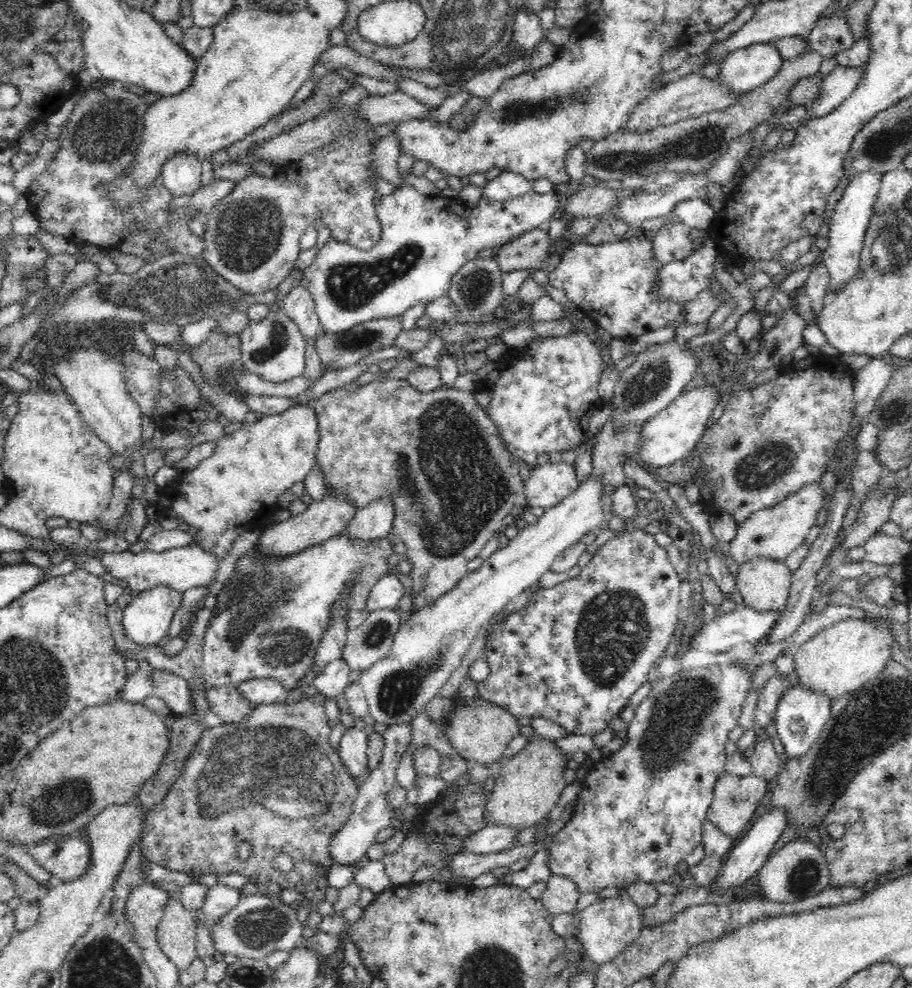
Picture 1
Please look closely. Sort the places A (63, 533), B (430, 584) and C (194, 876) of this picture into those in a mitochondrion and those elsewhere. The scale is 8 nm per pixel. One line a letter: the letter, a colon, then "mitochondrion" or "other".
A: other
B: other
C: other

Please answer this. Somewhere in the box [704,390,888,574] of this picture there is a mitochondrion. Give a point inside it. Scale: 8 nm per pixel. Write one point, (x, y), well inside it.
(769, 462)

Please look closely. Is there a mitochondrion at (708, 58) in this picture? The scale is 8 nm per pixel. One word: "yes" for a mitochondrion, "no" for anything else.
no

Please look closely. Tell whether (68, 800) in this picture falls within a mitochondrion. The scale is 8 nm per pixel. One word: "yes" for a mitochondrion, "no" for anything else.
yes

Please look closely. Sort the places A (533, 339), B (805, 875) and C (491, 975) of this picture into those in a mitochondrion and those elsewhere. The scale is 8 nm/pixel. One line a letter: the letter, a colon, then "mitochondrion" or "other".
A: other
B: mitochondrion
C: mitochondrion

